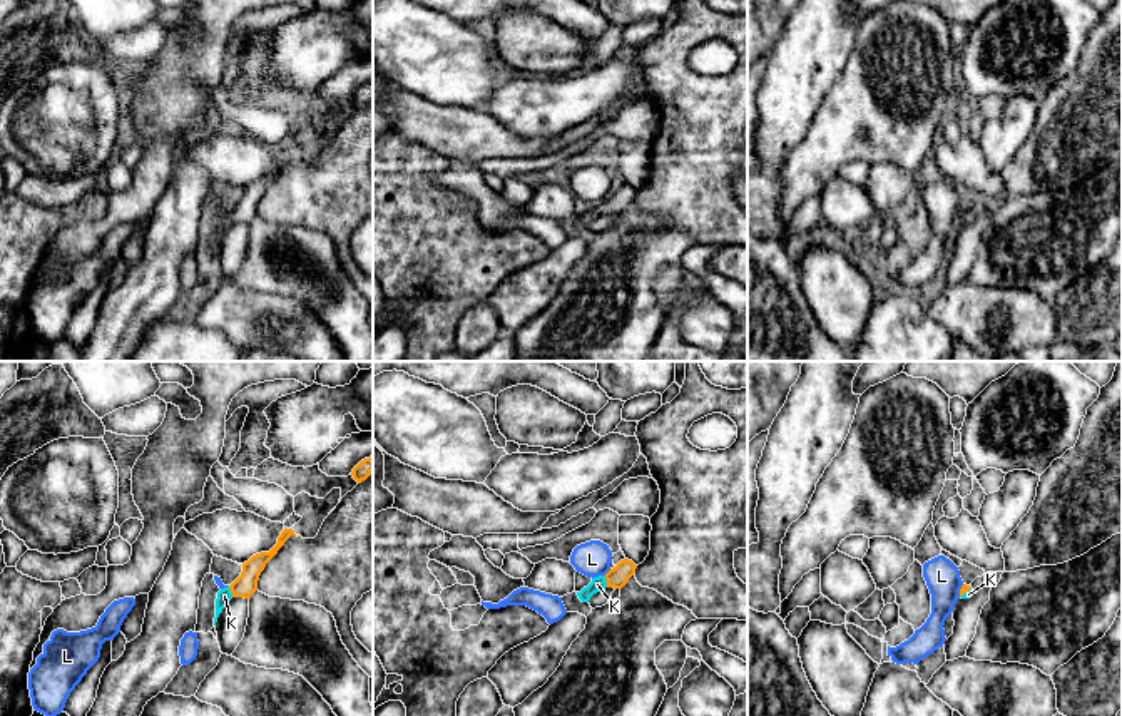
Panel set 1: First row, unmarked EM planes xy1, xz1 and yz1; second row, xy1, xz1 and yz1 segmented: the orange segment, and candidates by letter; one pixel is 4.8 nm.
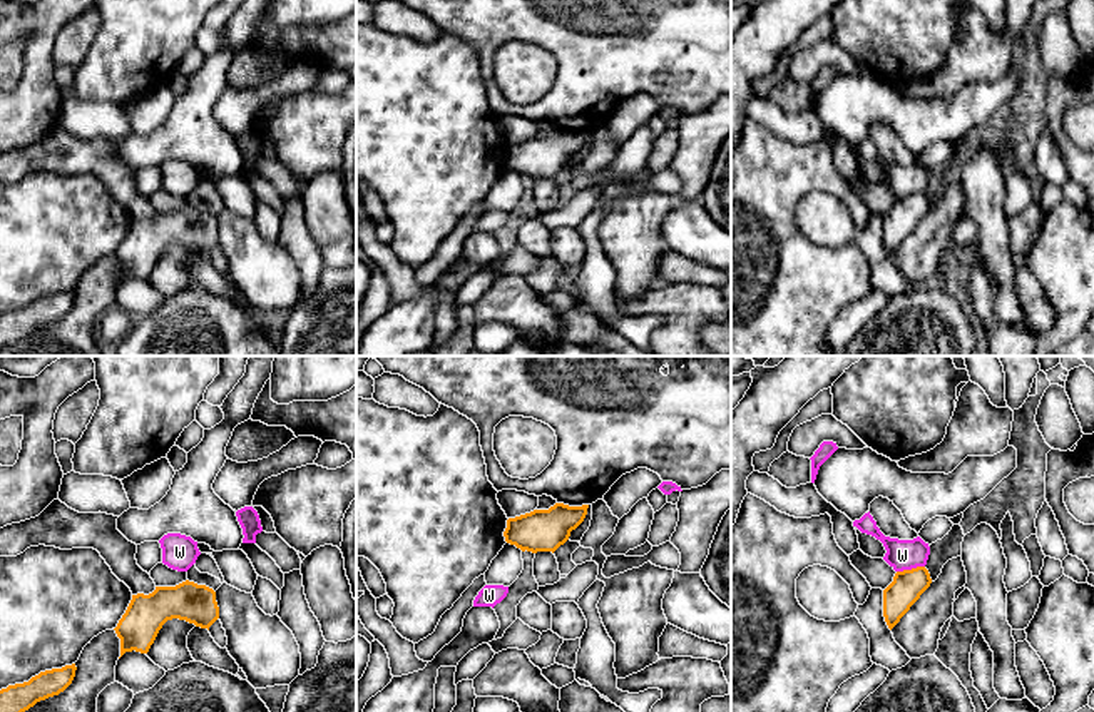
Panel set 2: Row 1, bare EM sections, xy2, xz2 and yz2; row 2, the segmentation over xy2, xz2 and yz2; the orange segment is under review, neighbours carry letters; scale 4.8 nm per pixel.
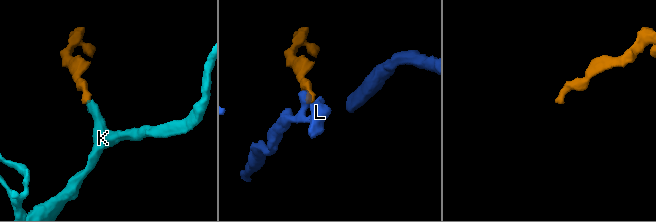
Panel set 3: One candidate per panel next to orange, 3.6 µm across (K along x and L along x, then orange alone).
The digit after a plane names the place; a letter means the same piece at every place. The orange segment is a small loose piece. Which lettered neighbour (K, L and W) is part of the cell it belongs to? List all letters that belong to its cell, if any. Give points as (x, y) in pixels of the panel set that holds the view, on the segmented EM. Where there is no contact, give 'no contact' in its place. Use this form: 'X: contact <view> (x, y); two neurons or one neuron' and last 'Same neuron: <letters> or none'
K: contact xy1 (231, 591); one neuron
L: contact xz1 (609, 571); two neurons
W: contact yz2 (912, 569); two neurons
Same neuron: K

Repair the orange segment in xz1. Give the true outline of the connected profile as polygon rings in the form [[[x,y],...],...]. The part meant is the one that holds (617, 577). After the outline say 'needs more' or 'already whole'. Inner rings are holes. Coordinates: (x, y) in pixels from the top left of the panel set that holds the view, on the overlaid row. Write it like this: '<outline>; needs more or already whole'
[[[624,559],[605,575],[594,577],[587,587],[577,592],[577,596],[582,602],[589,602],[594,594],[600,592],[605,587],[622,589],[635,574],[635,569],[637,565],[632,560]]]; needs more

